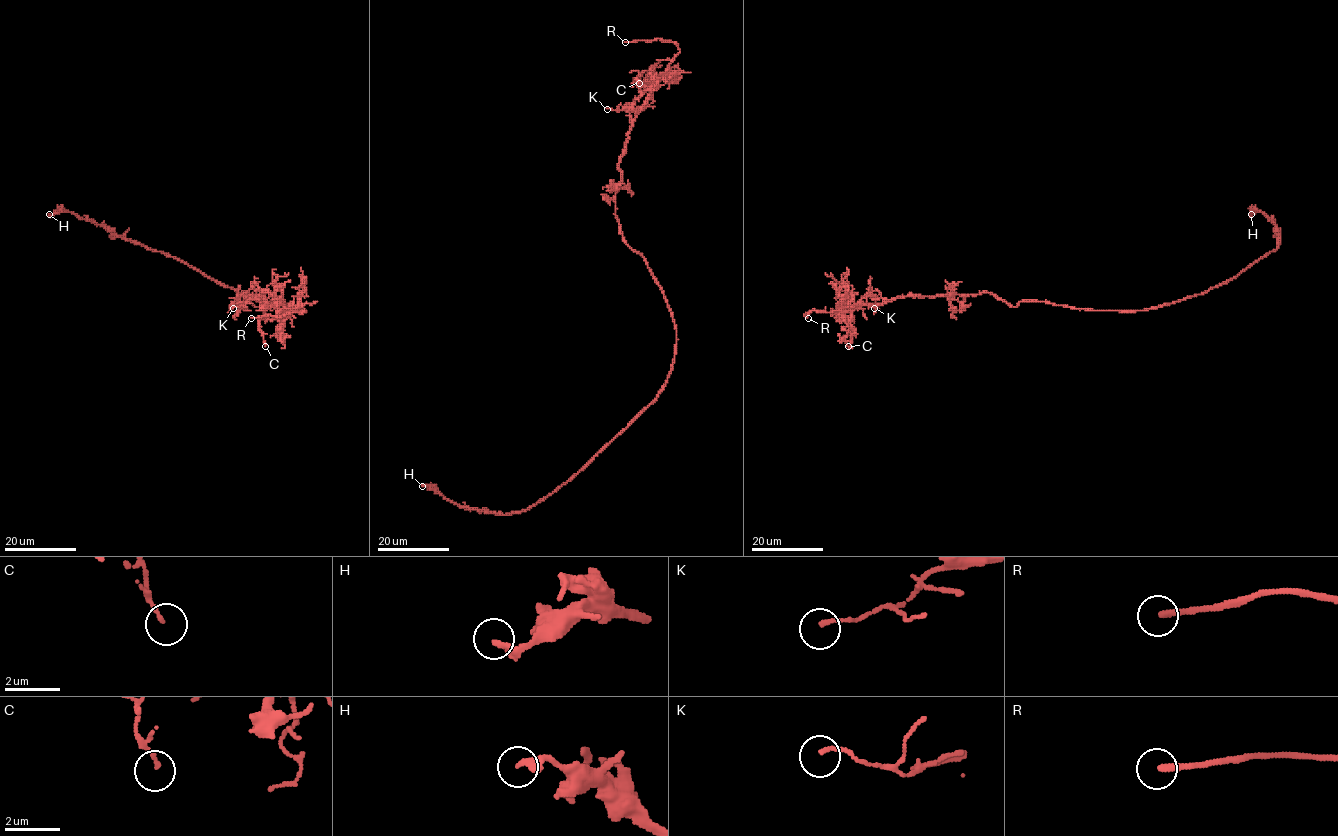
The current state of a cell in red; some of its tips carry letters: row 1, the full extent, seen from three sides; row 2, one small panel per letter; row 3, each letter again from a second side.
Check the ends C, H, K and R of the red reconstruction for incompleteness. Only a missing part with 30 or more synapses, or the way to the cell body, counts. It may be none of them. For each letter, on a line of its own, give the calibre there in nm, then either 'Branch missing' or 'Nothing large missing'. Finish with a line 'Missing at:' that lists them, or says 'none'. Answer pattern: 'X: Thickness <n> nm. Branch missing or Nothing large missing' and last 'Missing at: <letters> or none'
C: Thickness 140 nm. Nothing large missing
H: Thickness 240 nm. Nothing large missing
K: Thickness 140 nm. Nothing large missing
R: Thickness 240 nm. Branch missing
Missing at: R

